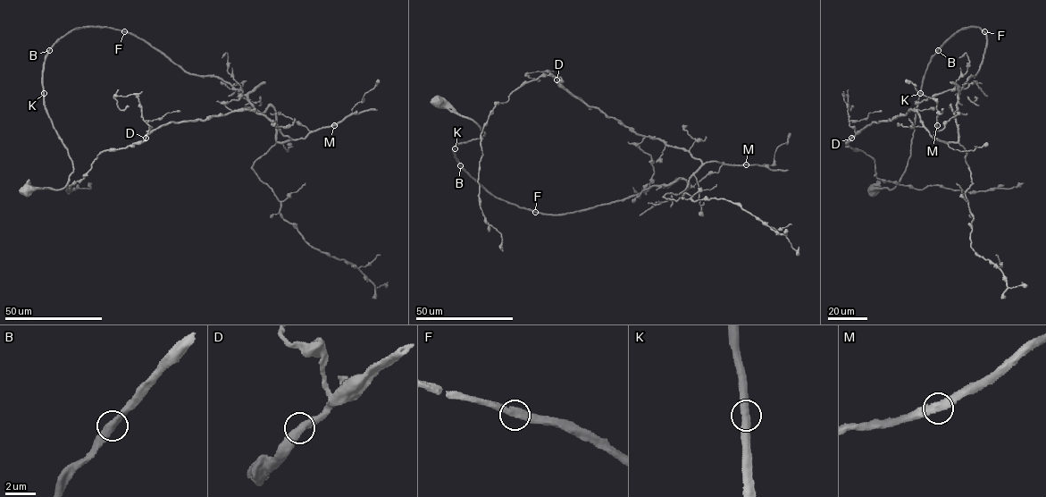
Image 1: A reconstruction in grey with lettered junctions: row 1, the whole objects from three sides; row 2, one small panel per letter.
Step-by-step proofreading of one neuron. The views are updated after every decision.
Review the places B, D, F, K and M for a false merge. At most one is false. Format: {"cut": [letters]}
{"cut": []}

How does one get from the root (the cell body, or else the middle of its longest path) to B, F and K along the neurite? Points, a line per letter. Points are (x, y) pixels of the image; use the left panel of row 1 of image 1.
B: (27, 189), (62, 189), (73, 172), (68, 148), (45, 105), (42, 71), (45, 57), (49, 50)
F: (27, 189), (62, 189), (73, 172), (68, 148), (45, 105), (42, 71), (47, 51), (81, 28), (124, 31)
K: (27, 189), (62, 189), (73, 172), (68, 148), (46, 107), (44, 93)

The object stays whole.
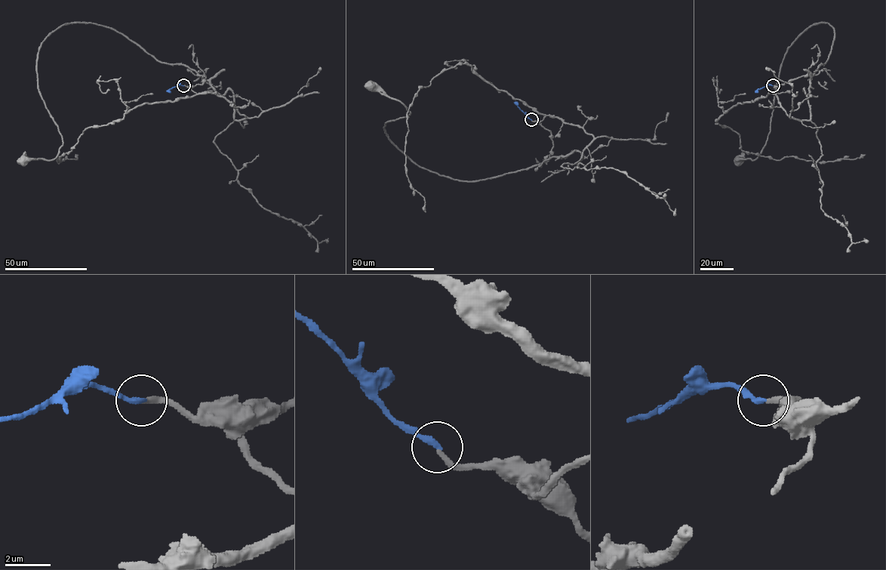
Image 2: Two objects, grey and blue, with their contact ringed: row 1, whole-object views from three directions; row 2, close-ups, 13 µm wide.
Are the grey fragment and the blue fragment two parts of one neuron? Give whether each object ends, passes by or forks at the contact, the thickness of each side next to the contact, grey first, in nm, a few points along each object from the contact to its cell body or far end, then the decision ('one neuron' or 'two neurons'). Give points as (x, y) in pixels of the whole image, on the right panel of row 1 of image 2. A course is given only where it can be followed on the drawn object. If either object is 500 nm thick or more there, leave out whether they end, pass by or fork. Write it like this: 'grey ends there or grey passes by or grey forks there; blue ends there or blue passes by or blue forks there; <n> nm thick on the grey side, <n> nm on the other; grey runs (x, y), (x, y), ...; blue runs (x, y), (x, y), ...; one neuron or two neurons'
grey ends there; blue ends there; 240 nm thick on the grey side, 240 nm on the other; grey runs (773, 86), (826, 61), (828, 23), (810, 26), (788, 48), (765, 145), (755, 160), (739, 159); blue runs (773, 86), (767, 84), (755, 91); one neuron

